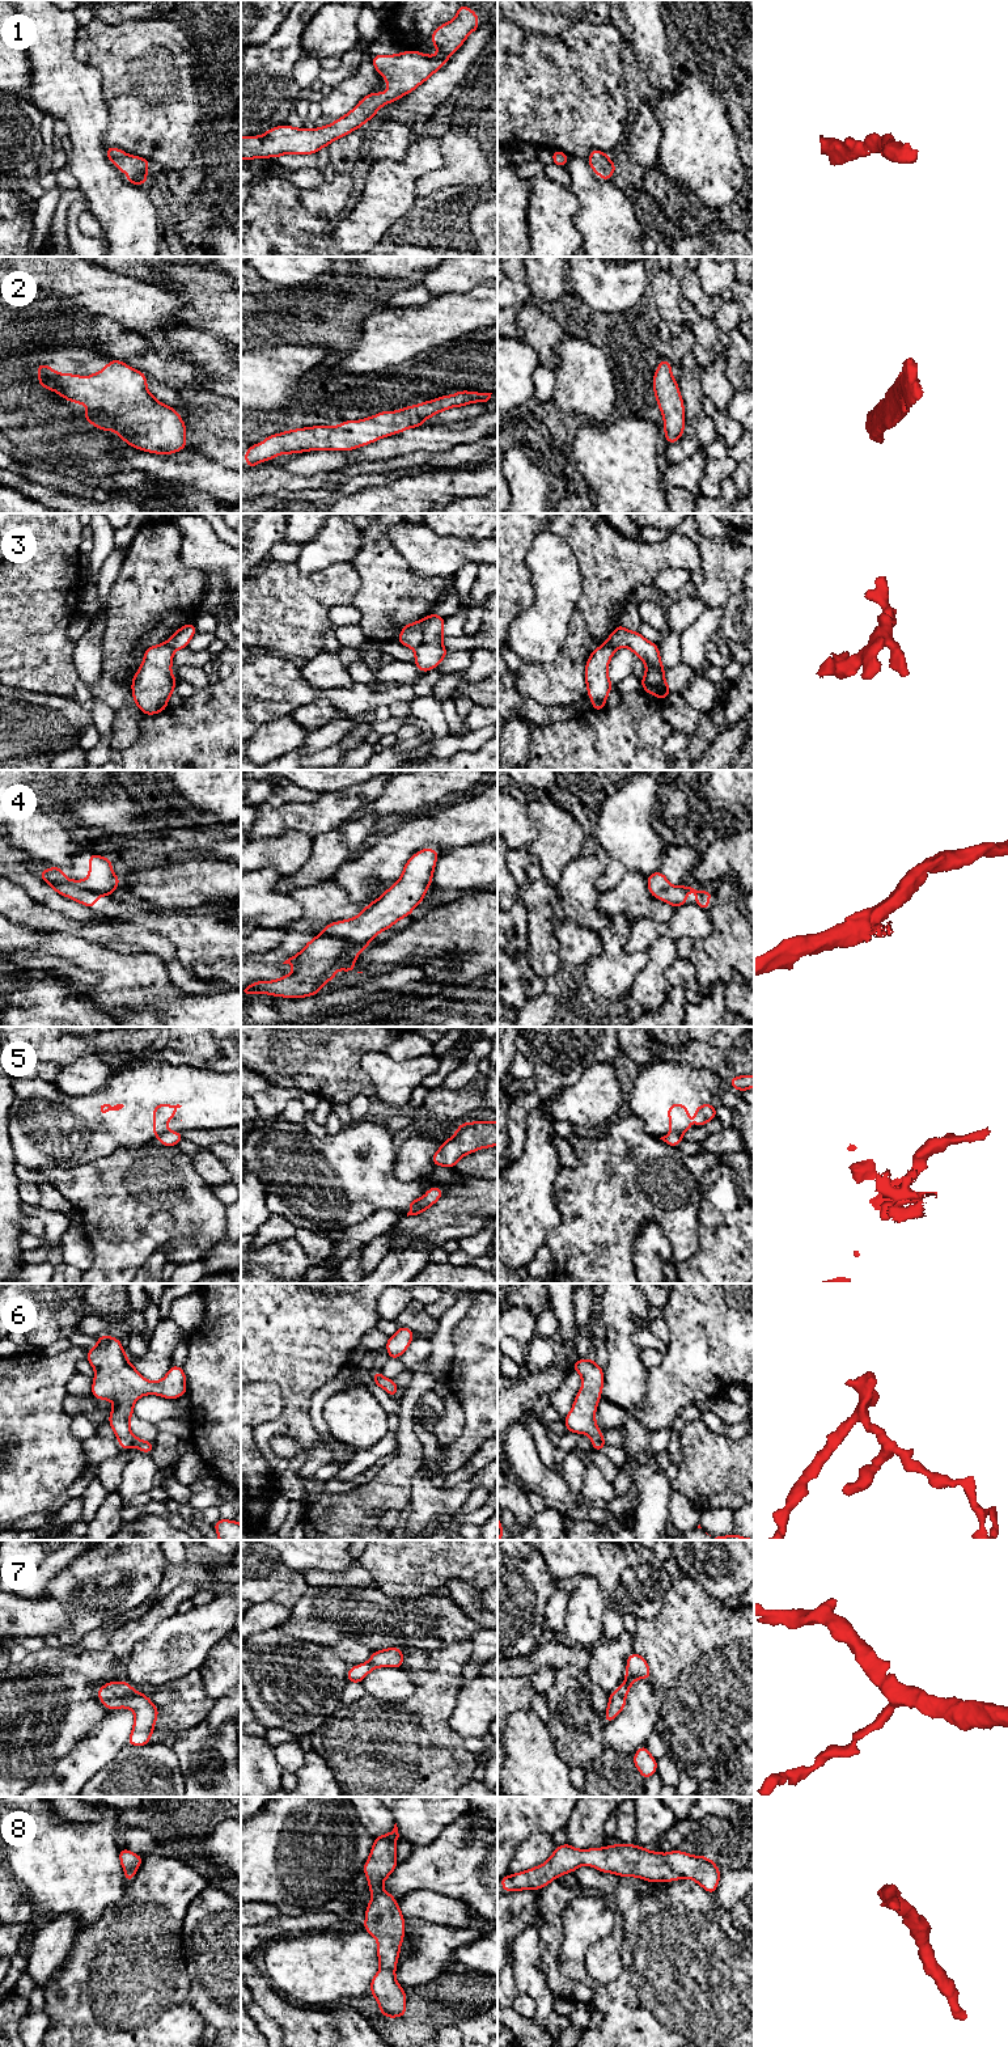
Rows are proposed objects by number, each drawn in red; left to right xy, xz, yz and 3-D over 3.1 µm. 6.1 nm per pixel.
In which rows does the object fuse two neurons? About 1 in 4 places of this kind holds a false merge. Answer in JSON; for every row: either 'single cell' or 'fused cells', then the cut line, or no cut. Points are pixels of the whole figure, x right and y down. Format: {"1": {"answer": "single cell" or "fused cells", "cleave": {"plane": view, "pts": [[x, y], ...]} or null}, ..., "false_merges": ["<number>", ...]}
{"1": {"answer": "single cell", "cleave": null}, "2": {"answer": "single cell", "cleave": null}, "3": {"answer": "fused cells", "cleave": {"plane": "xz", "pts": [[430, 616], [424, 624], [423, 641], [414, 648]]}}, "4": {"answer": "fused cells", "cleave": {"plane": "xy", "pts": [[51, 884], [76, 885], [104, 895]]}}, "5": {"answer": "fused cells", "cleave": {"plane": "xz", "pts": [[418, 1200], [427, 1208]]}}, "6": {"answer": "single cell", "cleave": null}, "7": {"answer": "single cell", "cleave": null}, "8": {"answer": "single cell", "cleave": null}, "false_merges": ["3", "4", "5"]}

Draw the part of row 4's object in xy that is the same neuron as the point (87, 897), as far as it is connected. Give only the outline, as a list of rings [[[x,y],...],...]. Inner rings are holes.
[[[51,885],[52,891],[55,891],[58,894],[63,894],[73,901],[77,901],[89,909],[94,910],[96,900],[103,894],[81,889],[73,885]]]

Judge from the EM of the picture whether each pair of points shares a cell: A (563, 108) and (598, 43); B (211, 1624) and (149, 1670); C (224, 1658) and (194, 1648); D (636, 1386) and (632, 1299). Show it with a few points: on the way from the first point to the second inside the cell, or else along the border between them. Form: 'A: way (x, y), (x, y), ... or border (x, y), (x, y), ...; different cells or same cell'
A: way (567, 92), (587, 59); same cell
B: way (195, 1632), (165, 1658); same cell
C: border (225, 1637), (210, 1650), (199, 1670); different cells
D: way (623, 1365), (622, 1320); same cell

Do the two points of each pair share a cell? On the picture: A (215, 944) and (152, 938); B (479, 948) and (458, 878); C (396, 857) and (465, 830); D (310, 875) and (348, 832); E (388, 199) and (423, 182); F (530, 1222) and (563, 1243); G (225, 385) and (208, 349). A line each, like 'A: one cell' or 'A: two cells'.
A: two cells
B: two cells
C: one cell
D: one cell
E: two cells
F: two cells
G: one cell

